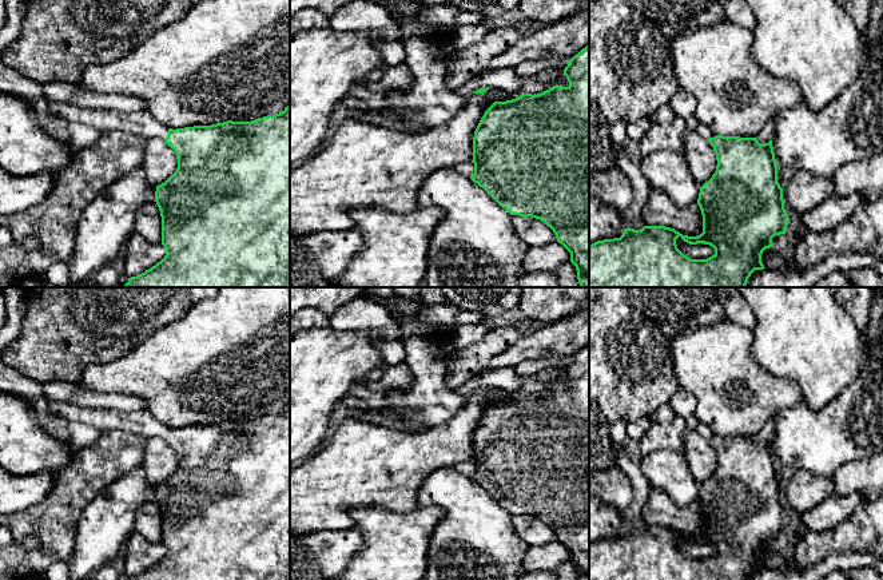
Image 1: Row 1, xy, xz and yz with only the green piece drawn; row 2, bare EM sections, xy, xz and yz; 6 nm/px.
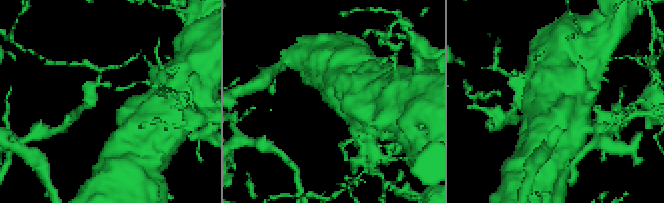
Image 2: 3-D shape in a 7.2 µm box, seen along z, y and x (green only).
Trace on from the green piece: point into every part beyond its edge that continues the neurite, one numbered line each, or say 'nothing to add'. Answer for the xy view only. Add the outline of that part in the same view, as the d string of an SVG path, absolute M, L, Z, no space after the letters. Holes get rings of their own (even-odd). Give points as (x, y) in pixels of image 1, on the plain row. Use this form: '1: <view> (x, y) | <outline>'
1: xy (142, 422) | M52 401L49 412L65 418L68 422L94 426L100 432L124 430L144 437L160 438L166 438L168 434L168 428L159 422L147 410L119 412L112 409L83 408Z

